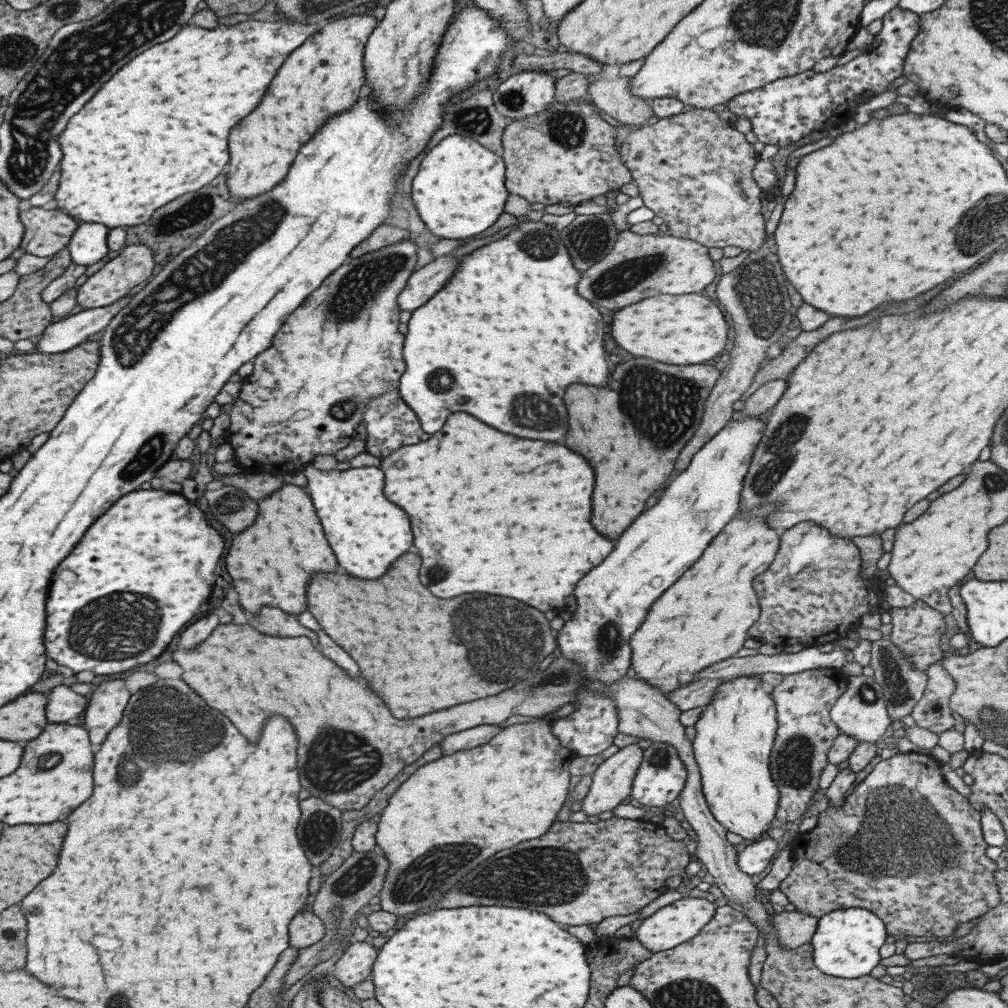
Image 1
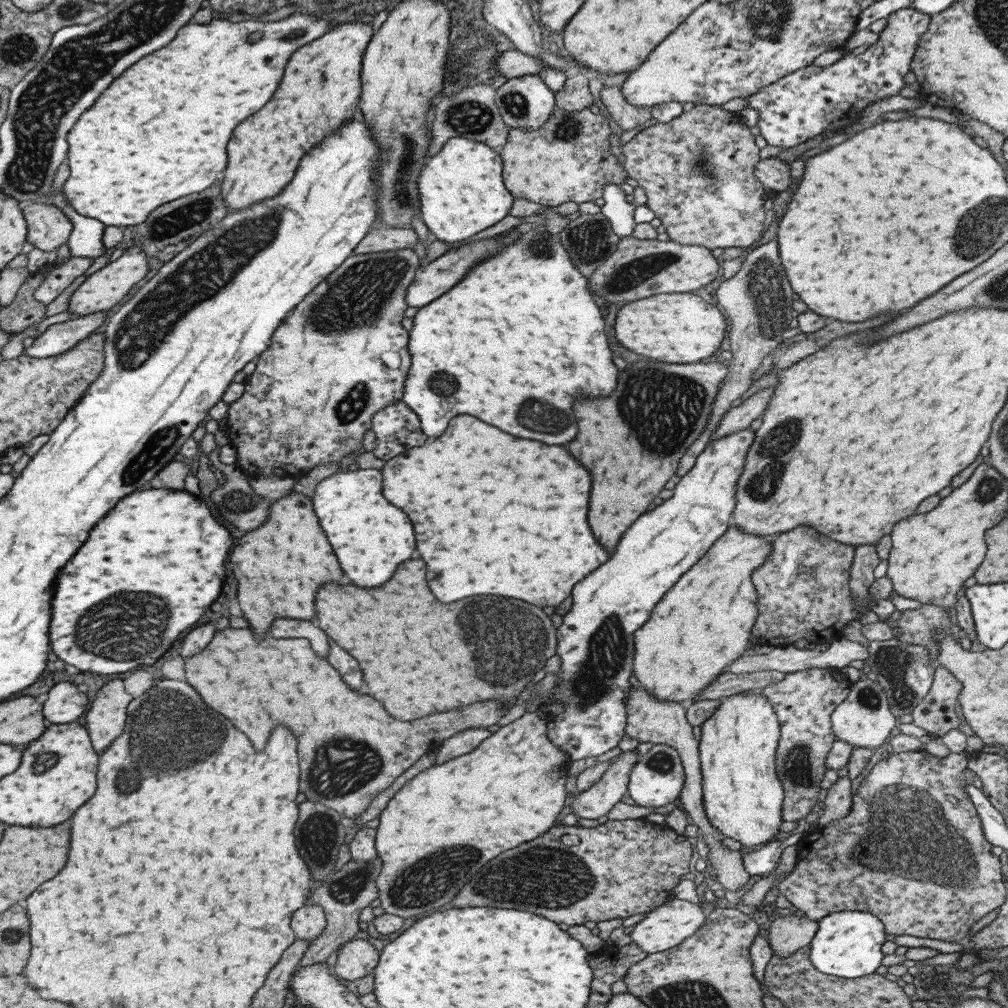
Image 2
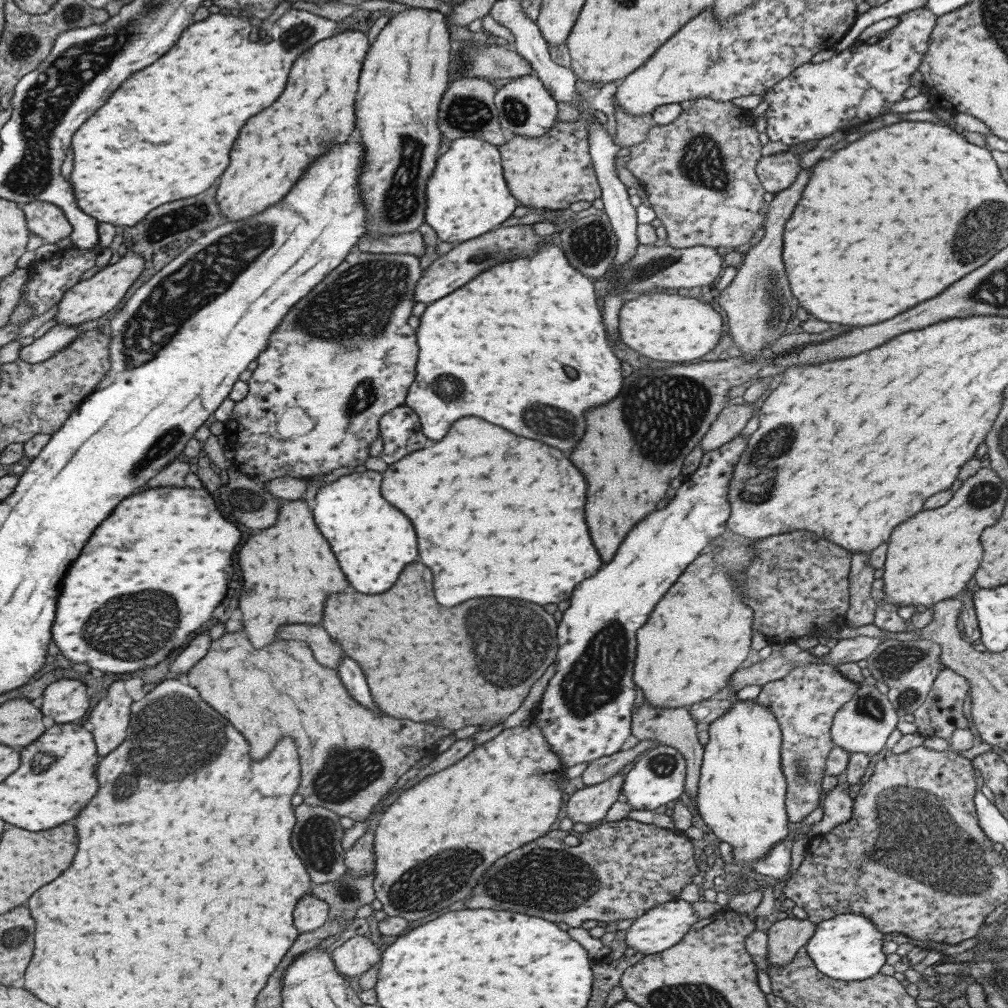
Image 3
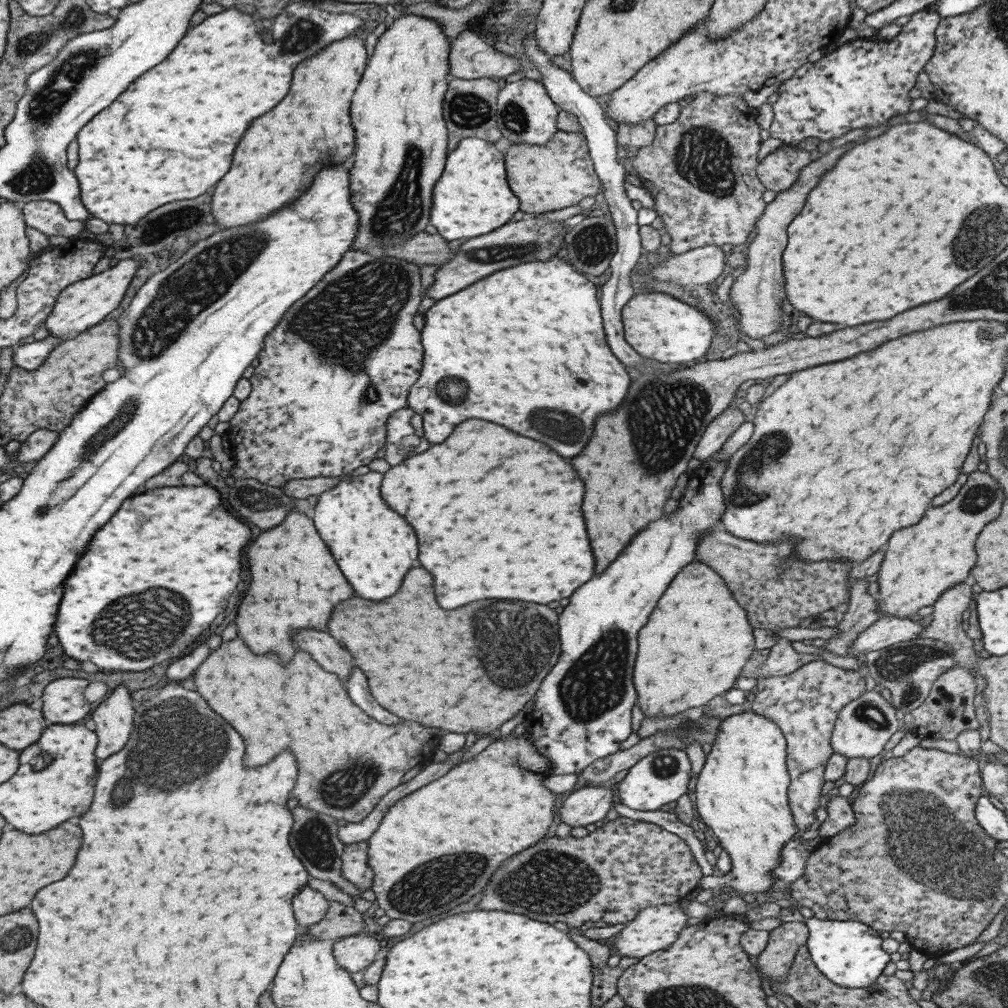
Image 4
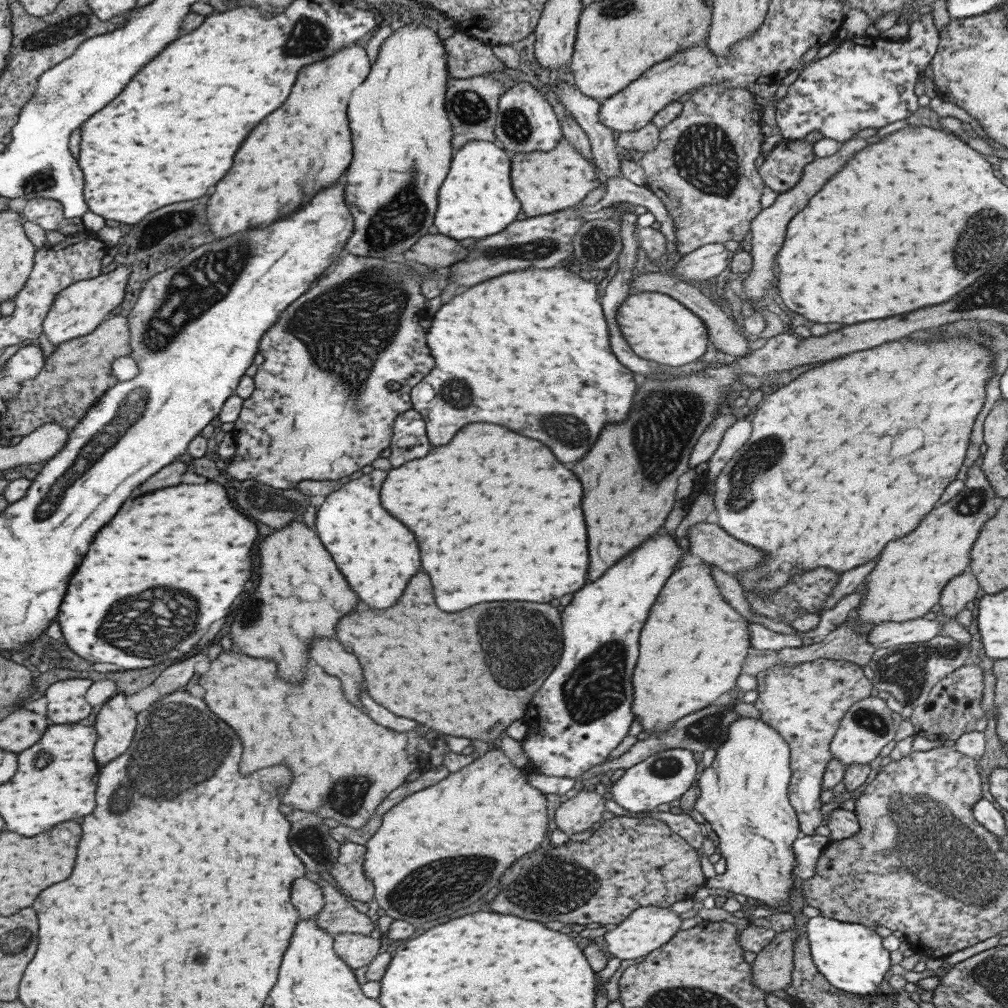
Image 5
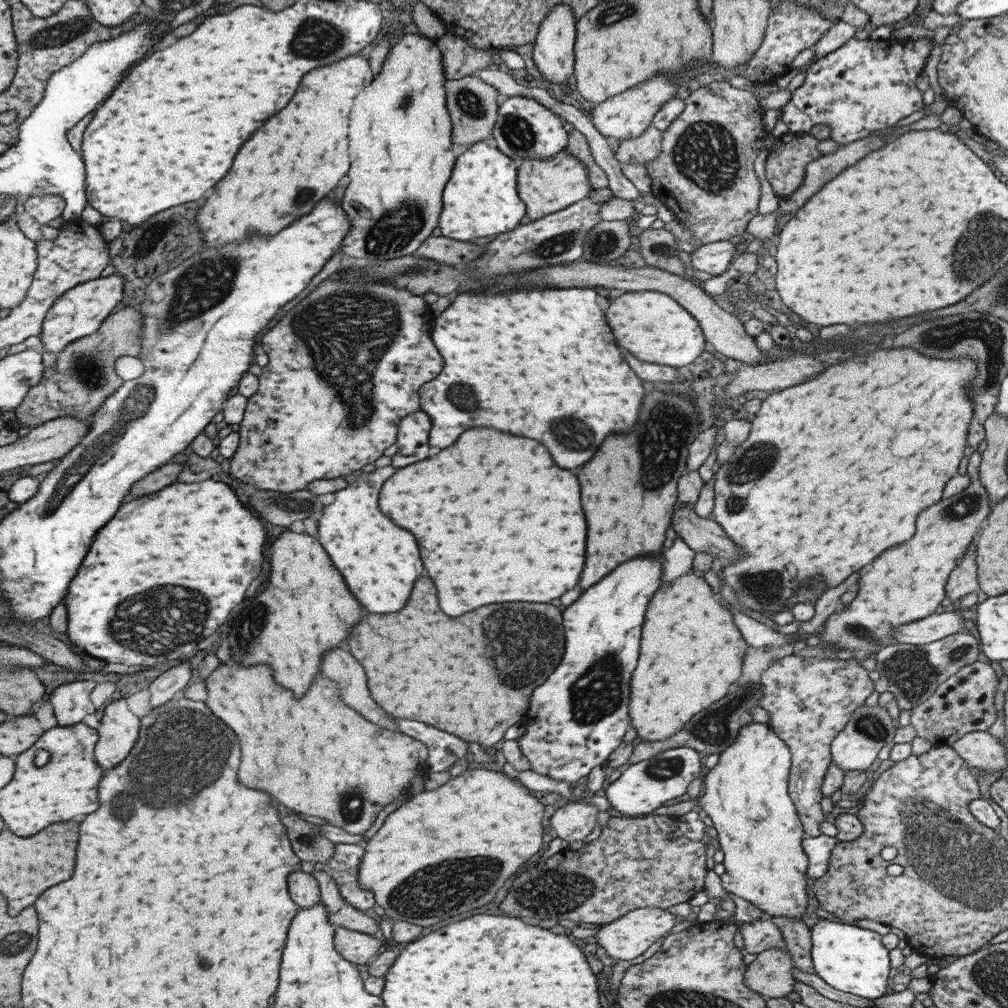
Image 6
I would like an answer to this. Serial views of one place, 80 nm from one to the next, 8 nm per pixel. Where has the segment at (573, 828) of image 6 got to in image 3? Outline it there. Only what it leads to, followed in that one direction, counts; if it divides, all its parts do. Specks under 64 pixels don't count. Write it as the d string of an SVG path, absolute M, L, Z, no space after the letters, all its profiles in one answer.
M619 772L607 780L577 789L565 804L565 814L574 822L594 825L604 818L605 812L620 794L624 776Z

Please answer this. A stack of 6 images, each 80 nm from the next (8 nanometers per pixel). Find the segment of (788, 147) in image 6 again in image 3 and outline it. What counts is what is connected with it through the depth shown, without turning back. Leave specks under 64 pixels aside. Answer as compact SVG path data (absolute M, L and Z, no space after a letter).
M786 151L768 156L760 156L754 168L764 192L785 190L800 171L797 165L799 154Z

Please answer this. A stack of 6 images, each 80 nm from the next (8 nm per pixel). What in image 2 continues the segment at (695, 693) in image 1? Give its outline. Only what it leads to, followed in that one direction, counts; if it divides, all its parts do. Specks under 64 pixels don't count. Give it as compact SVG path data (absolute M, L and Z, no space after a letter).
M762 670L761 672L744 672L743 674L721 673L708 686L699 690L697 697L683 704L686 709L692 703L701 700L717 700L721 697L731 697L742 691L761 690L768 684L779 682L783 674L778 670Z

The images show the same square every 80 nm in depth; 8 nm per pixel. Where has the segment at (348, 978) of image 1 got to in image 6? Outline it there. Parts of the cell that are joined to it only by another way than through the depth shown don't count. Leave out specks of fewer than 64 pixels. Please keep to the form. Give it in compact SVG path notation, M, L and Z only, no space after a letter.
M337 926L334 929L333 944L335 952L344 960L355 966L362 966L369 960L369 956L377 952L382 943L372 935Z

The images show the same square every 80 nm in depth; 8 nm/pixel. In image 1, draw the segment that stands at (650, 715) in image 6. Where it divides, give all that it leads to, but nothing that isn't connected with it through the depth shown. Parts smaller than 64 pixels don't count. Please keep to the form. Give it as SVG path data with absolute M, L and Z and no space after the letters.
M773 504L757 505L751 508L753 512L739 512L733 520L725 525L709 542L709 548L702 552L703 556L695 564L679 576L679 580L669 586L653 606L649 606L644 621L632 633L628 642L630 652L630 666L638 679L644 680L659 689L663 696L673 692L674 688L684 687L695 680L695 672L705 666L712 666L720 660L733 657L733 652L741 648L748 634L747 628L758 619L760 606L757 604L755 592L751 588L751 580L761 574L771 564L773 556L779 546L779 534L765 524L765 516L773 510Z

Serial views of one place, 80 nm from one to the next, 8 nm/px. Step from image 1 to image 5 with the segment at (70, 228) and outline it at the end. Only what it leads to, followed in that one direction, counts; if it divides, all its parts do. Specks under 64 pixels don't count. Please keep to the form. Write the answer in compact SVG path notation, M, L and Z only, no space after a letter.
M37 198L30 200L26 203L25 208L23 209L23 217L24 220L30 221L39 227L43 228L47 231L55 231L59 232L59 224L63 222L63 208L60 201L49 199L49 198Z

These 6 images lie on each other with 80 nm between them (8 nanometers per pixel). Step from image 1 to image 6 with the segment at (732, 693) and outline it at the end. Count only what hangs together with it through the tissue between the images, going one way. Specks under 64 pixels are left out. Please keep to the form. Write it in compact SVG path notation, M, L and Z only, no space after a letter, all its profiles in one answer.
M753 723L741 726L735 740L722 751L717 764L703 775L702 792L691 800L694 809L702 816L709 816L717 833L715 844L723 852L721 888L747 900L766 917L803 918L807 906L807 857L800 842L806 836L786 789L790 771L788 746L767 725Z

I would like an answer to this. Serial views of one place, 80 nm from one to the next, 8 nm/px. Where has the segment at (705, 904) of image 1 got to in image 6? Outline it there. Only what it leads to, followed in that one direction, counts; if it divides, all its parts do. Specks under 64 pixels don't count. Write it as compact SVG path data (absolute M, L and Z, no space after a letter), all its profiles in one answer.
M636 908L609 924L599 925L593 937L596 938L595 944L606 961L613 958L616 958L617 961L631 960L649 949L657 938L664 938L675 924L675 915L669 913L667 909Z

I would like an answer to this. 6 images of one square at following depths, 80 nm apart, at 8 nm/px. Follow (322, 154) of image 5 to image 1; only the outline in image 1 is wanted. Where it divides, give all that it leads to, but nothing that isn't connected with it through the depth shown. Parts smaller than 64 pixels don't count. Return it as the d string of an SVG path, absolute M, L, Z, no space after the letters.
M368 14L339 18L321 25L287 55L257 108L229 132L227 188L233 198L237 196L235 199L239 202L263 194L281 182L299 146L305 144L329 116L357 102L357 94L362 94L365 84L364 44L375 27L375 17Z

